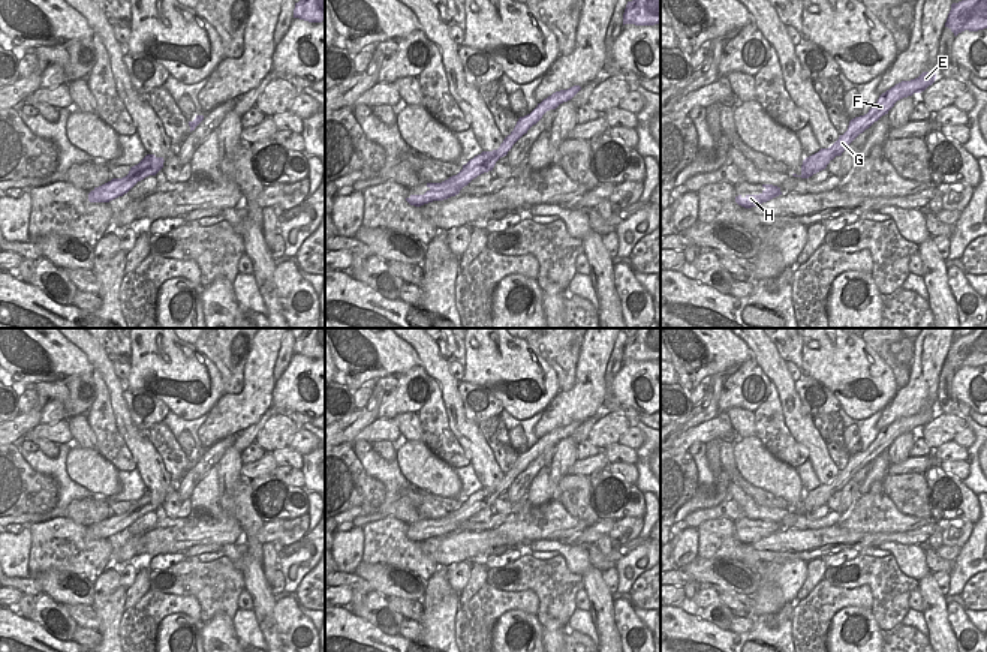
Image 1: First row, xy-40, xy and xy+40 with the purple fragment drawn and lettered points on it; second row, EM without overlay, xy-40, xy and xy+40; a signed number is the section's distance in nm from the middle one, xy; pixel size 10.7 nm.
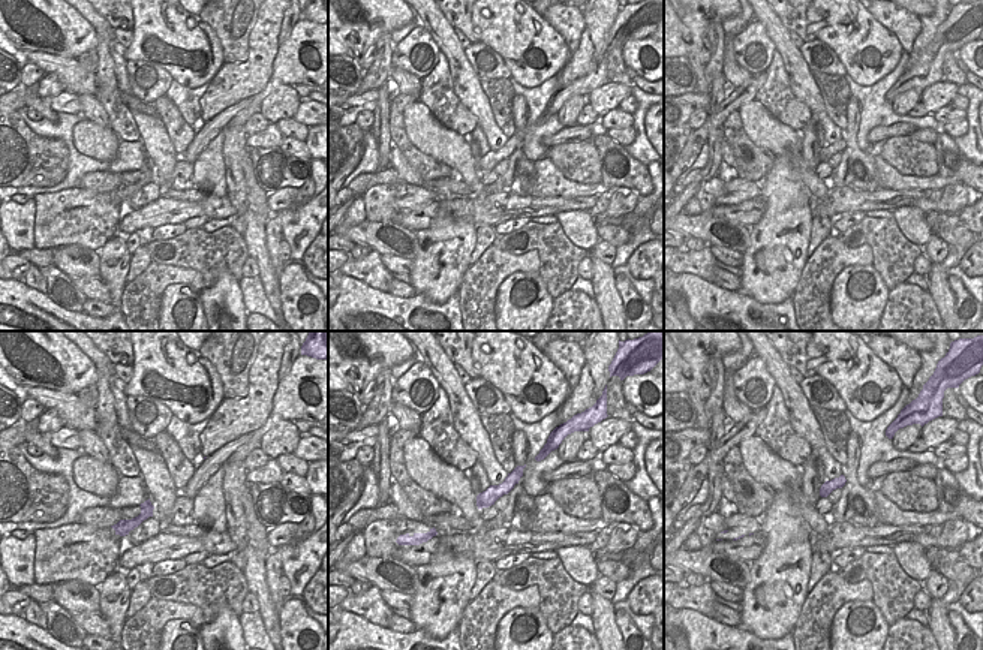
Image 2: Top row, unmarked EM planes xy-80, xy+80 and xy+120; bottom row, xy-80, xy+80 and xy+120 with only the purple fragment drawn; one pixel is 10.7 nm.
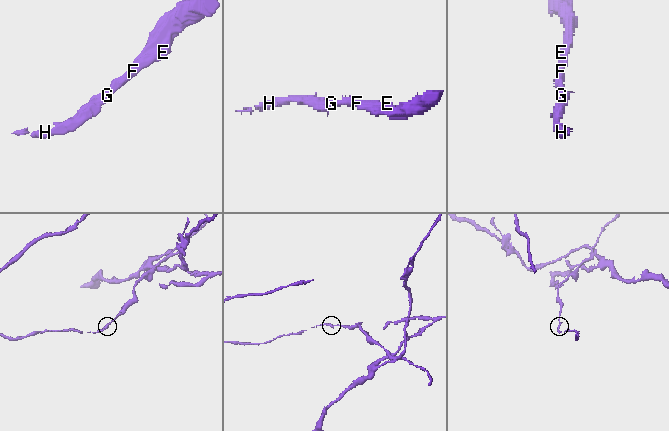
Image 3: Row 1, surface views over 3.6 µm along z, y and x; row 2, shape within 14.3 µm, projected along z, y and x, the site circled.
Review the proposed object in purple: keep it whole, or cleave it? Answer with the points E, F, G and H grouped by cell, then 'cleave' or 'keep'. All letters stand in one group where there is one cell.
groups E F G / H; cleave

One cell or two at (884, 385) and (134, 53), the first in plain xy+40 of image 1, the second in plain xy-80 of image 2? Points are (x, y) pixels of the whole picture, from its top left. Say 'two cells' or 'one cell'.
one cell

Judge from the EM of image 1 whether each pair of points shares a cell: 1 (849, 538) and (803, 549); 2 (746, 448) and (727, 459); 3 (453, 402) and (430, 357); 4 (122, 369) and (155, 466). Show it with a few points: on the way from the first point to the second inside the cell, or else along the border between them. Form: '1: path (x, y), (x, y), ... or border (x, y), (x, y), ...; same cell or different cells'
1: path (837, 538), (815, 543); same cell
2: border (733, 444), (736, 468), (752, 486); different cells
3: path (450, 391), (450, 384), (438, 367); same cell
4: border (111, 361), (113, 370), (123, 381); different cells

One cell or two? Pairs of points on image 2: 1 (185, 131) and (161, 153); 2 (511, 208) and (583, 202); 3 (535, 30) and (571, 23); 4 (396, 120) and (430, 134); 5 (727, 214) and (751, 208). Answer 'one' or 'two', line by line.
1: two
2: one
3: two
4: two
5: one

